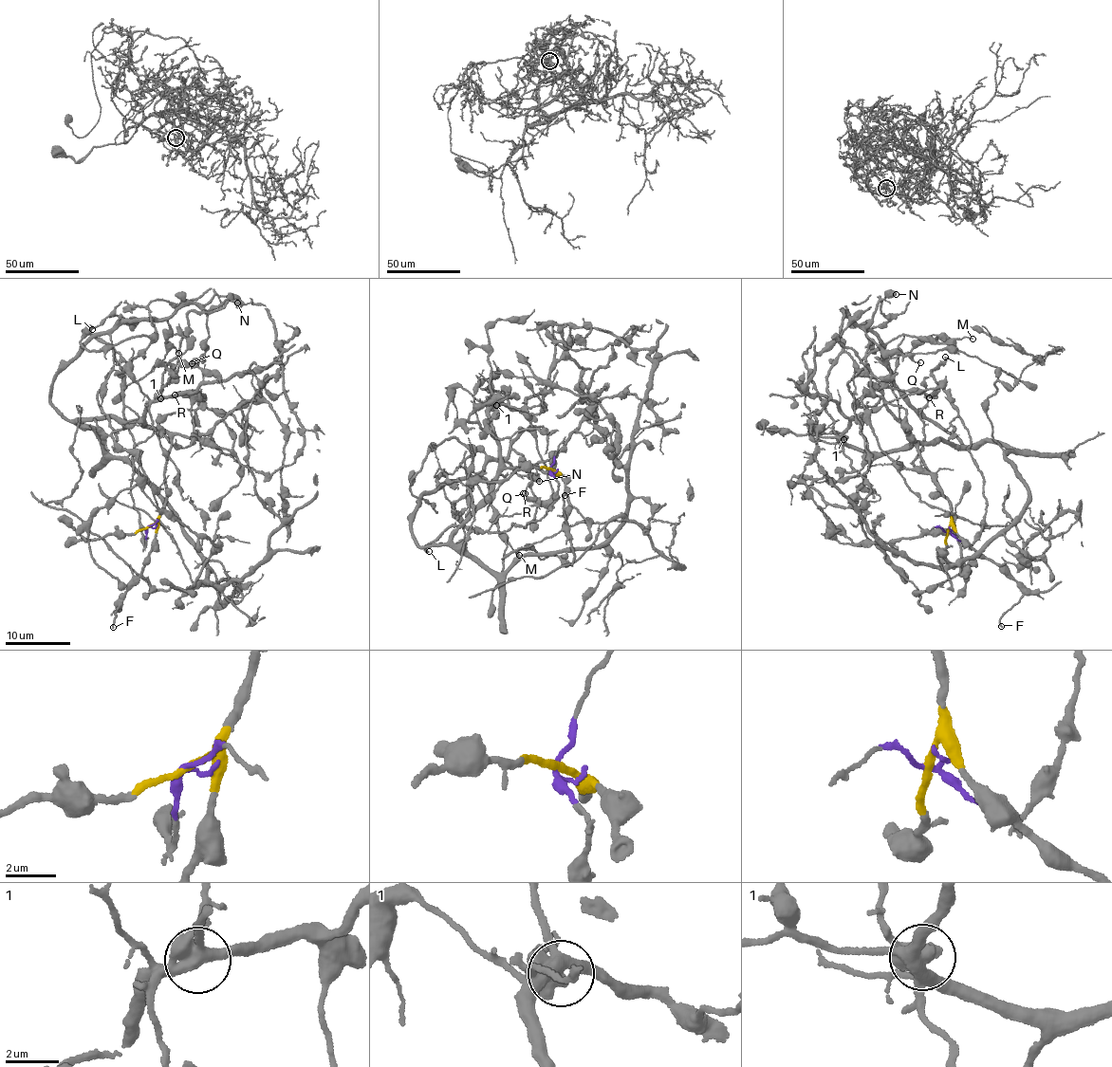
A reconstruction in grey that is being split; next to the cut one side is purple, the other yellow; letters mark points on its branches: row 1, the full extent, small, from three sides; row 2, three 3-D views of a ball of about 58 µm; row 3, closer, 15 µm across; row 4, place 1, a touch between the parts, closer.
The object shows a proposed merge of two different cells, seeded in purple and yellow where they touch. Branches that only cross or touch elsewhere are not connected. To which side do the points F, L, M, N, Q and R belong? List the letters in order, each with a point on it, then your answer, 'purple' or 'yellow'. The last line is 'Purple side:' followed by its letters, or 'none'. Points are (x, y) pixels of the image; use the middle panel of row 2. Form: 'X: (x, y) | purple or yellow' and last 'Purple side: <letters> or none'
F: (565, 495) | yellow
L: (429, 551) | purple
M: (519, 555) | yellow
N: (539, 481) | yellow
Q: (525, 493) | yellow
R: (523, 493) | yellow
Purple side: L

